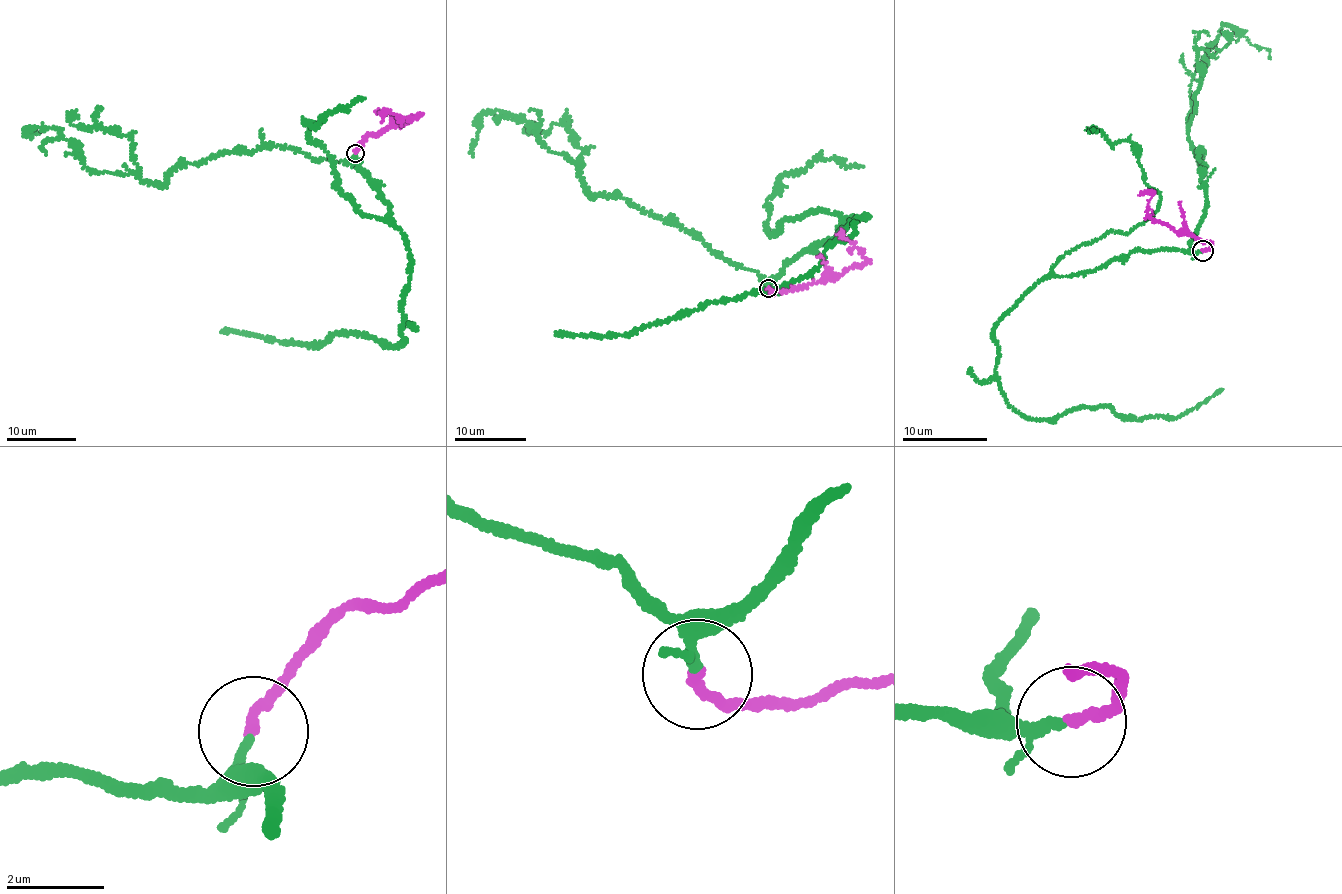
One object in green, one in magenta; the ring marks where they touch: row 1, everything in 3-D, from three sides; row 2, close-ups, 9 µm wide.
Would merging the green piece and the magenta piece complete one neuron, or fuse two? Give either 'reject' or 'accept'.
accept

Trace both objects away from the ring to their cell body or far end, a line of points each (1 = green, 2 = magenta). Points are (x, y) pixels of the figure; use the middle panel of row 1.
1: (768, 287), (838, 225), (867, 218), (843, 229), (817, 266), (778, 287), (624, 335), (555, 333)
2: (768, 288), (774, 291), (792, 290), (835, 279), (860, 265), (865, 258), (860, 249), (846, 239), (842, 229)

